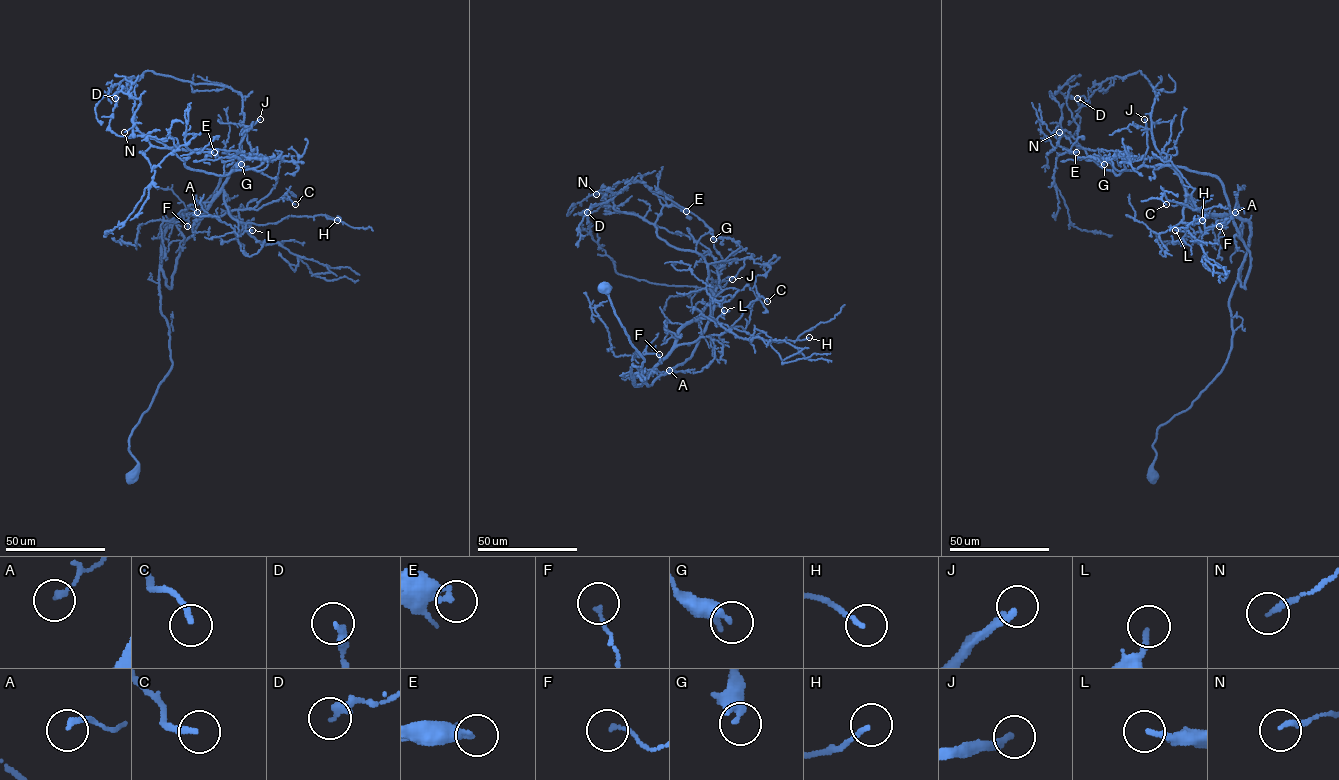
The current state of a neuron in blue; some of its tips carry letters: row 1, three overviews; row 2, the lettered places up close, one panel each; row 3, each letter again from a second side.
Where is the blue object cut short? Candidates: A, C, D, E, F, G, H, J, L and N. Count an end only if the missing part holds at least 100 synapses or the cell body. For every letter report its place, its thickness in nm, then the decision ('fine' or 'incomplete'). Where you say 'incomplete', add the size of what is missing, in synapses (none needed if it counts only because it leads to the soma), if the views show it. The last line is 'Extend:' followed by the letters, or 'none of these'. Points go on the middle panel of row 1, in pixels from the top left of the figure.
A: (669, 370) | 190 nm | fine
C: (767, 301) | 200 nm | fine
D: (587, 212) | 280 nm | fine
E: (686, 211) | 320 nm | fine
F: (659, 354) | 140 nm | fine
G: (713, 239) | 420 nm | fine
H: (809, 337) | 150 nm | fine
J: (732, 279) | 240 nm | incomplete | 200 syn
L: (724, 310) | 190 nm | fine
N: (596, 194) | 190 nm | fine
Extend: J

